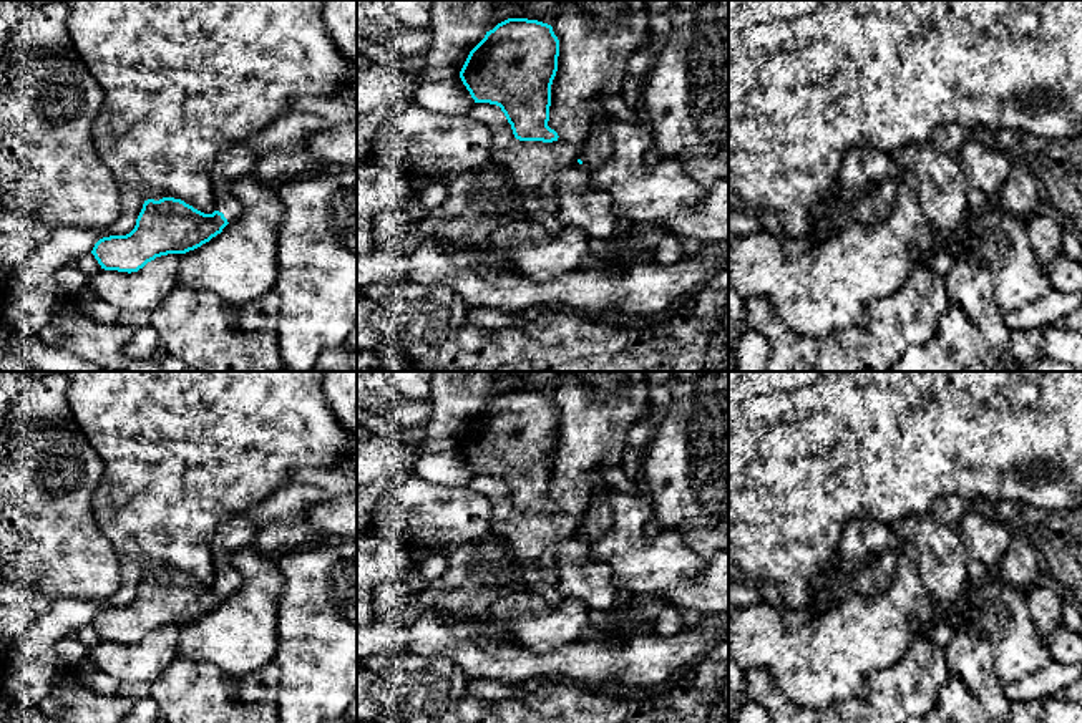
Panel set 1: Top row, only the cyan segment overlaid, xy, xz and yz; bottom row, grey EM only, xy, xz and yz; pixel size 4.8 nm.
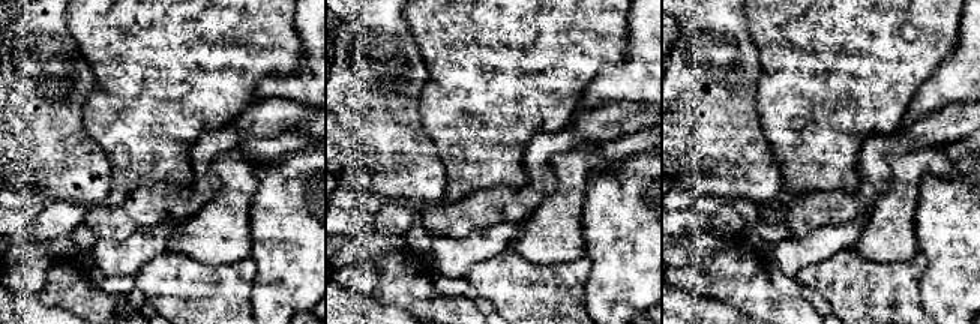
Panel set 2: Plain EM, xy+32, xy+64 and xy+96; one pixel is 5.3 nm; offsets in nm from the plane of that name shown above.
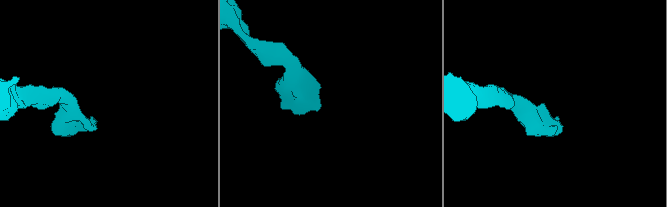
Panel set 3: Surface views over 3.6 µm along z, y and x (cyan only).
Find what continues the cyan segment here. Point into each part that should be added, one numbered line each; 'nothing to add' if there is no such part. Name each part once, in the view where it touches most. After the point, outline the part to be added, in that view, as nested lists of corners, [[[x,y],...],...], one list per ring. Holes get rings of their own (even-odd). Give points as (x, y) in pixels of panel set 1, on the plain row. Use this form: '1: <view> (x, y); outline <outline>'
1: xy (291, 503); outline [[[294,483],[277,489],[247,512],[222,521],[211,541],[216,582],[222,584],[227,594],[236,592],[241,577],[234,557],[241,549],[252,544],[259,529],[270,522],[300,522],[310,507],[330,499],[324,488]]]

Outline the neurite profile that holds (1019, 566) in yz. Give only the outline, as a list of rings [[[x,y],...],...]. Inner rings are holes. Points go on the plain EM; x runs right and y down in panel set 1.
[[[1012,536],[1001,559],[997,577],[1027,592],[1036,585],[1041,564],[1042,560],[1032,544],[1021,536]]]

